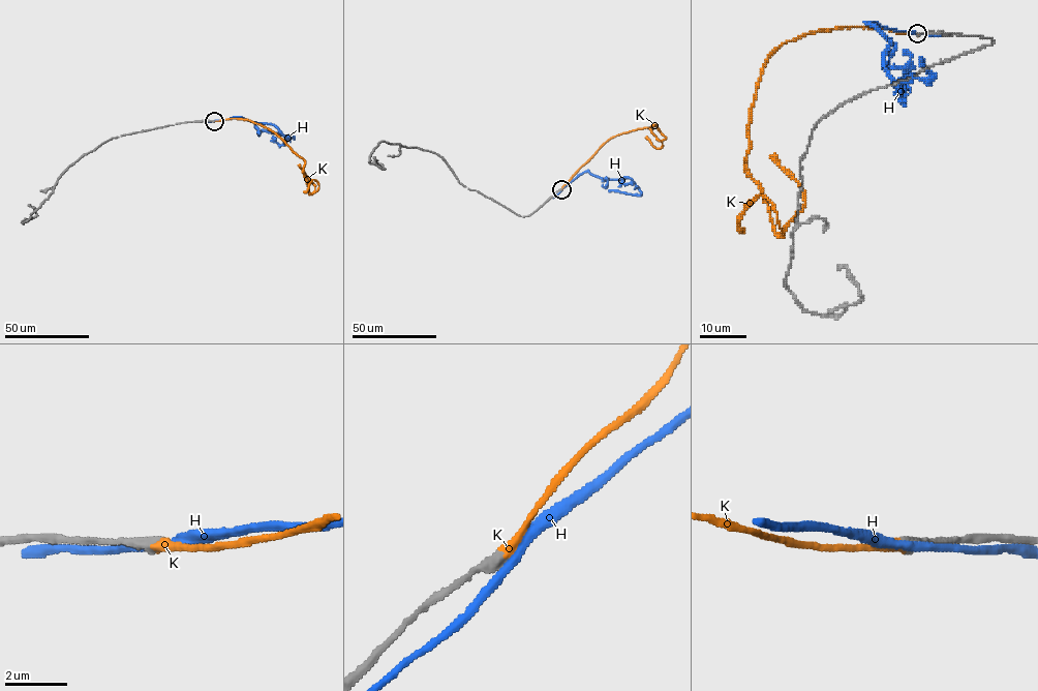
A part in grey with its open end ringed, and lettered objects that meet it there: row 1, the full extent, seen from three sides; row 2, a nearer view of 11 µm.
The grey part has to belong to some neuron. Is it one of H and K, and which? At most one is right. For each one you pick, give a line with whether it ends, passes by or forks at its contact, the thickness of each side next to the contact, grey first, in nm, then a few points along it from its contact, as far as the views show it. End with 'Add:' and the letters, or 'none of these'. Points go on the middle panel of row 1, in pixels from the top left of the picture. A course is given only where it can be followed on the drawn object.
K: it ends; calibres 440 and 320 nm; course (561, 189), (596, 151), (617, 134), (650, 127), (659, 140), (666, 138), (654, 124), (651, 126)
Add: K

